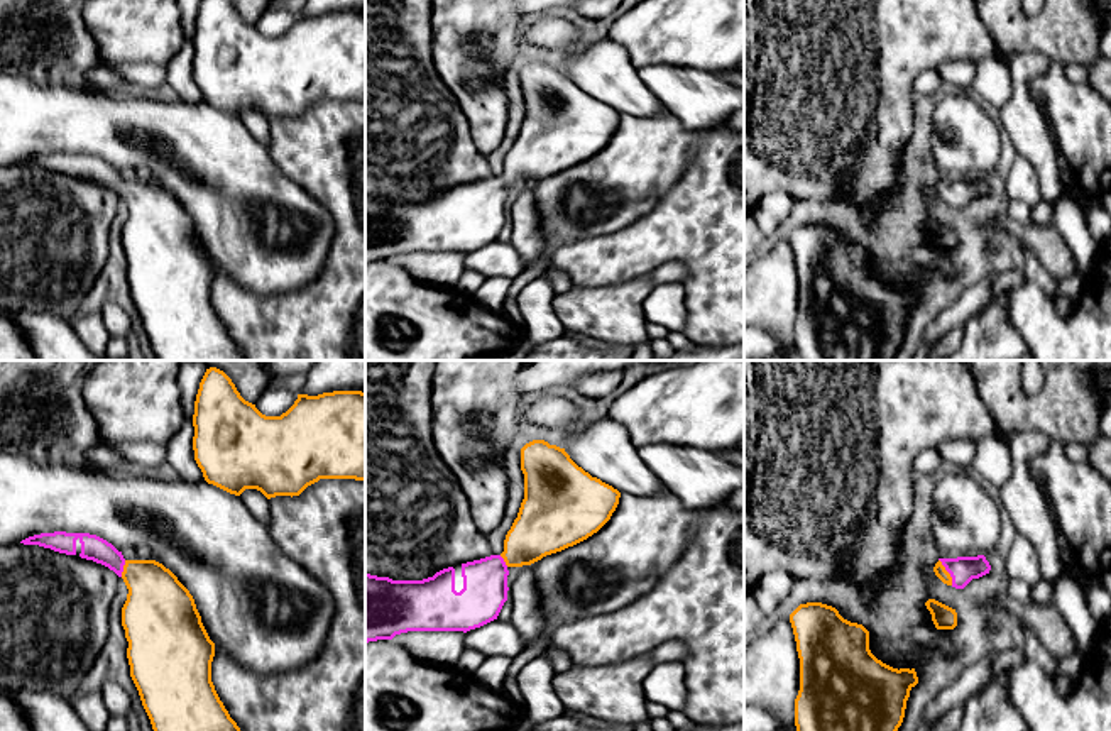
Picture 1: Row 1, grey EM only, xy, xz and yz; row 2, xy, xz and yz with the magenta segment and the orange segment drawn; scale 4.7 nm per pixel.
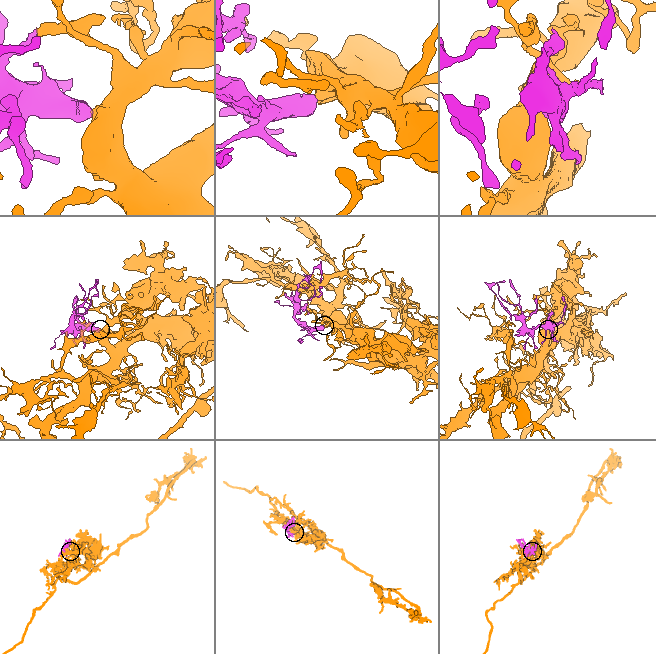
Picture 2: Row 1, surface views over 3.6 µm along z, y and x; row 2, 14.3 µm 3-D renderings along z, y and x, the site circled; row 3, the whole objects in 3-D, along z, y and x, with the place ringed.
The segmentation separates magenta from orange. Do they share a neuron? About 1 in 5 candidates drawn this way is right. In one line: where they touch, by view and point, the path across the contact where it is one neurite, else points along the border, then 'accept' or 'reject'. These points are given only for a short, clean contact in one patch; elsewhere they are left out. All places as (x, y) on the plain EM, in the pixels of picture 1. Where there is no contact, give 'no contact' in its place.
meets magenta in yz at (947, 192); runs through yz (963, 190), (947, 192), (939, 190); accept

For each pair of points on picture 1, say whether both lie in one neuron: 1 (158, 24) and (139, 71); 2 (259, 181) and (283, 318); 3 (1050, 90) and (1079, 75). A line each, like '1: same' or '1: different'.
1: different
2: different
3: different

